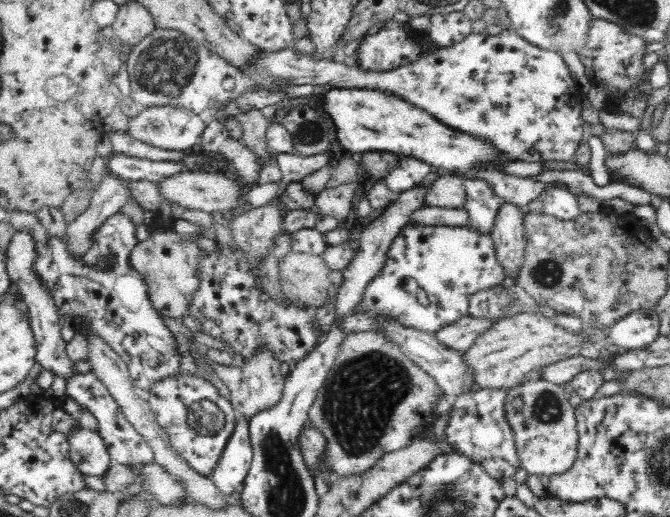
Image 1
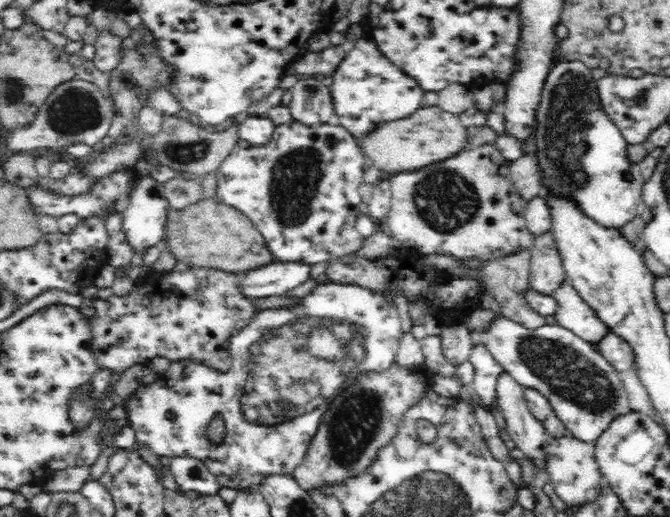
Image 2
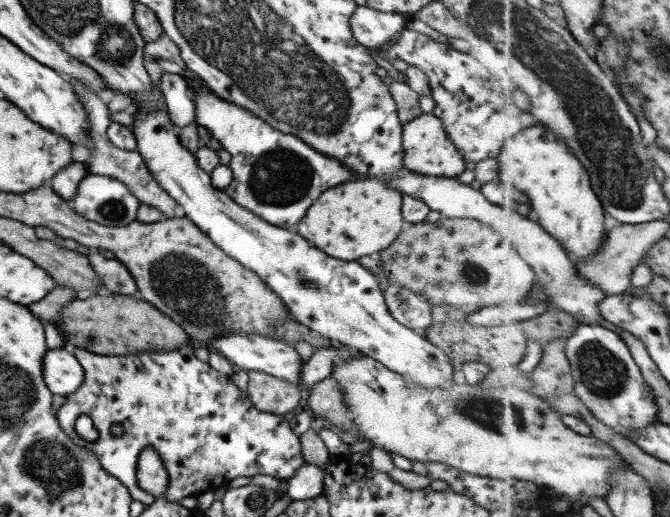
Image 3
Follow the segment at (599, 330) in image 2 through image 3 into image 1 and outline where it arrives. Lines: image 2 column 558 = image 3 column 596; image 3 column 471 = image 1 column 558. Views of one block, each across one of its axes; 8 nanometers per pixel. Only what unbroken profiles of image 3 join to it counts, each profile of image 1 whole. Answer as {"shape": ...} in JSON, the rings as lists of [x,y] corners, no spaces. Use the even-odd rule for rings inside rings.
{"shape":[[[548,187],[538,200],[542,201],[544,214],[560,220],[575,219],[581,213],[577,196],[569,187]]]}

